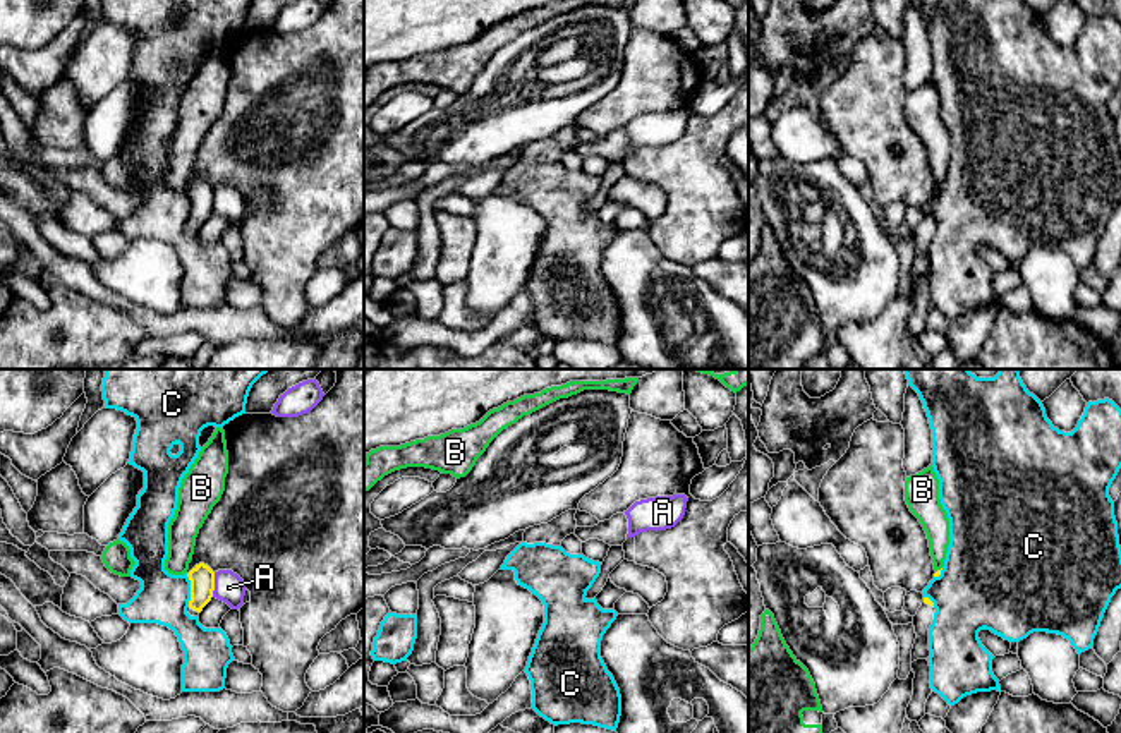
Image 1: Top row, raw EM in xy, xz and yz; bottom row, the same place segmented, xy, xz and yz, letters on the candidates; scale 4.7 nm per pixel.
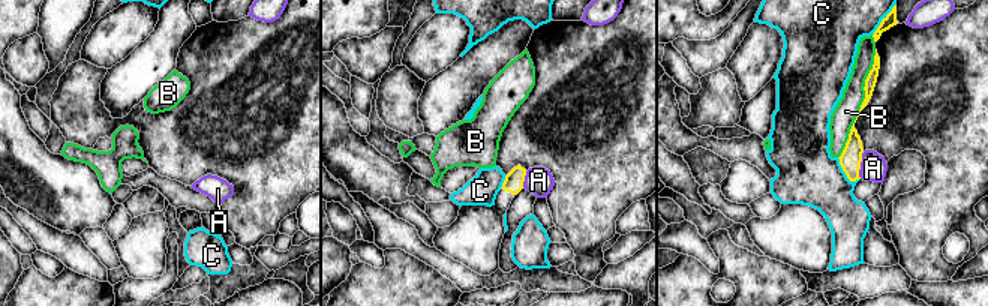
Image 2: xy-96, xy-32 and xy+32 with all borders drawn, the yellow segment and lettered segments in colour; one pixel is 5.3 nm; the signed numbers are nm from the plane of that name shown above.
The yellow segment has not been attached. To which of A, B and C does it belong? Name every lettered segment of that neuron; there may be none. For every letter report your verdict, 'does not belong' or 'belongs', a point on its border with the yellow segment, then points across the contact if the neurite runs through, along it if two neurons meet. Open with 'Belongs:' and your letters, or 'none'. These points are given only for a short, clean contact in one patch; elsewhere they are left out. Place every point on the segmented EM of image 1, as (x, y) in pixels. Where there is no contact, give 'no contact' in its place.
Belongs: none
A: does not belong; contact xy (213, 584)
B: does not belong; contact yz (938, 570)
C: does not belong; contact xy (191, 591)

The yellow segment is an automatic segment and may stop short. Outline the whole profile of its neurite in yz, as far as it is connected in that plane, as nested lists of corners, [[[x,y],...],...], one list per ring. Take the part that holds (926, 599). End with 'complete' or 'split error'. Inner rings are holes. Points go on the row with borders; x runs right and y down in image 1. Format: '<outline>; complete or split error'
[[[924,597],[922,606],[918,608],[917,615],[913,616],[913,627],[915,627],[915,644],[912,649],[912,663],[917,659],[927,659],[930,656],[929,651],[929,628],[932,625],[934,620],[934,603],[929,597]]]; split error

